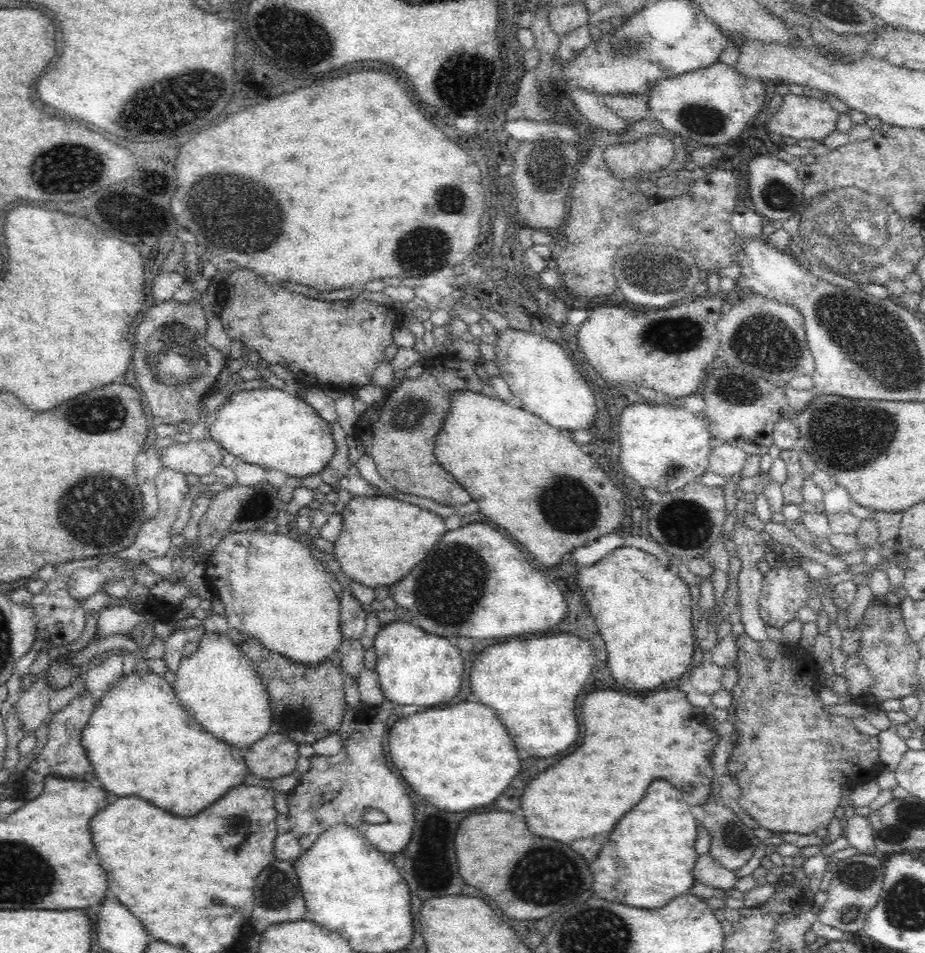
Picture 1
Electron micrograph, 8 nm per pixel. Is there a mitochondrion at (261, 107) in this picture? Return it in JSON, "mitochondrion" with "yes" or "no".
{"mitochondrion":"no"}

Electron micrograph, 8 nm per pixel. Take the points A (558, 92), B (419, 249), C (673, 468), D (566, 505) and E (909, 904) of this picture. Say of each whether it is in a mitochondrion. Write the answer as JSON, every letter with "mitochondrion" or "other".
{"A":"other","B":"mitochondrion","C":"mitochondrion","D":"mitochondrion","E":"mitochondrion"}

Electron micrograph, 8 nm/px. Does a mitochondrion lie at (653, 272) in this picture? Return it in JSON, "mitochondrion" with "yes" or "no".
{"mitochondrion":"yes"}

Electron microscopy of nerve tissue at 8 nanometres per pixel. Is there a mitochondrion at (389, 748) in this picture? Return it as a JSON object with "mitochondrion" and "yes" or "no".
{"mitochondrion":"no"}

